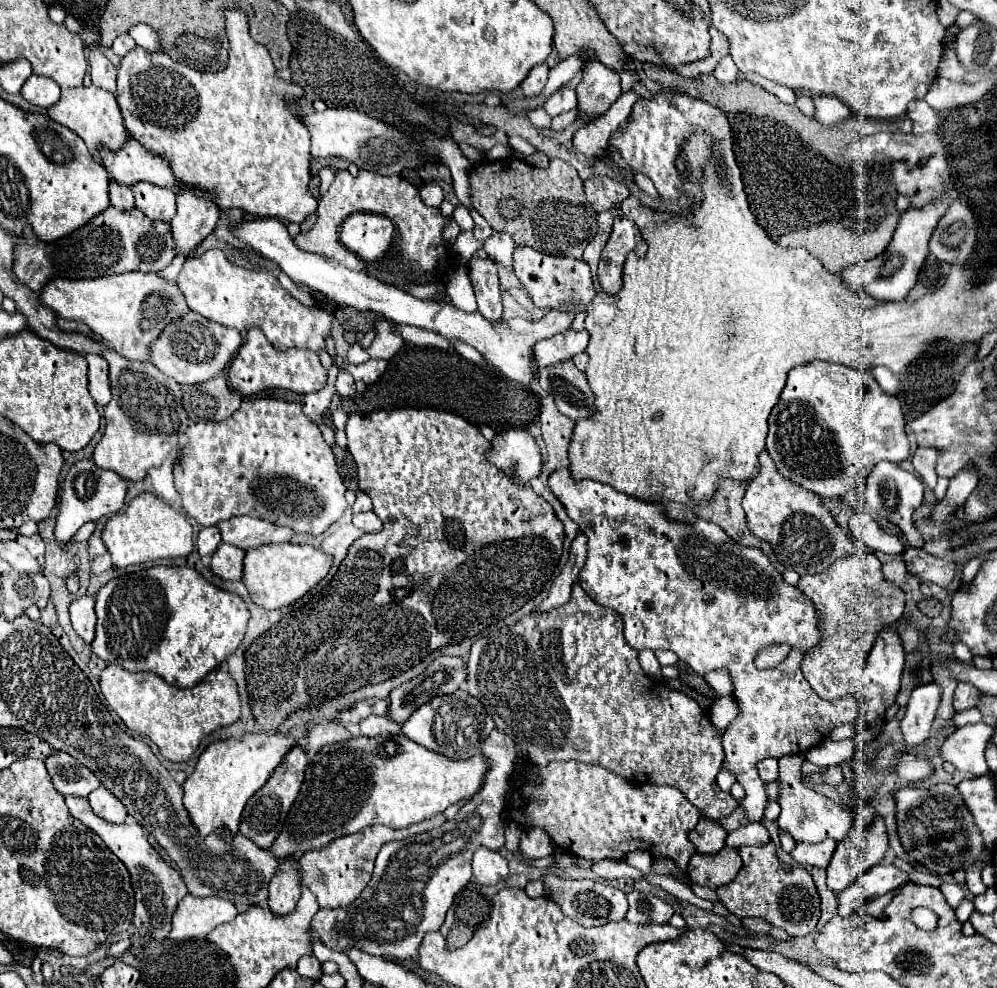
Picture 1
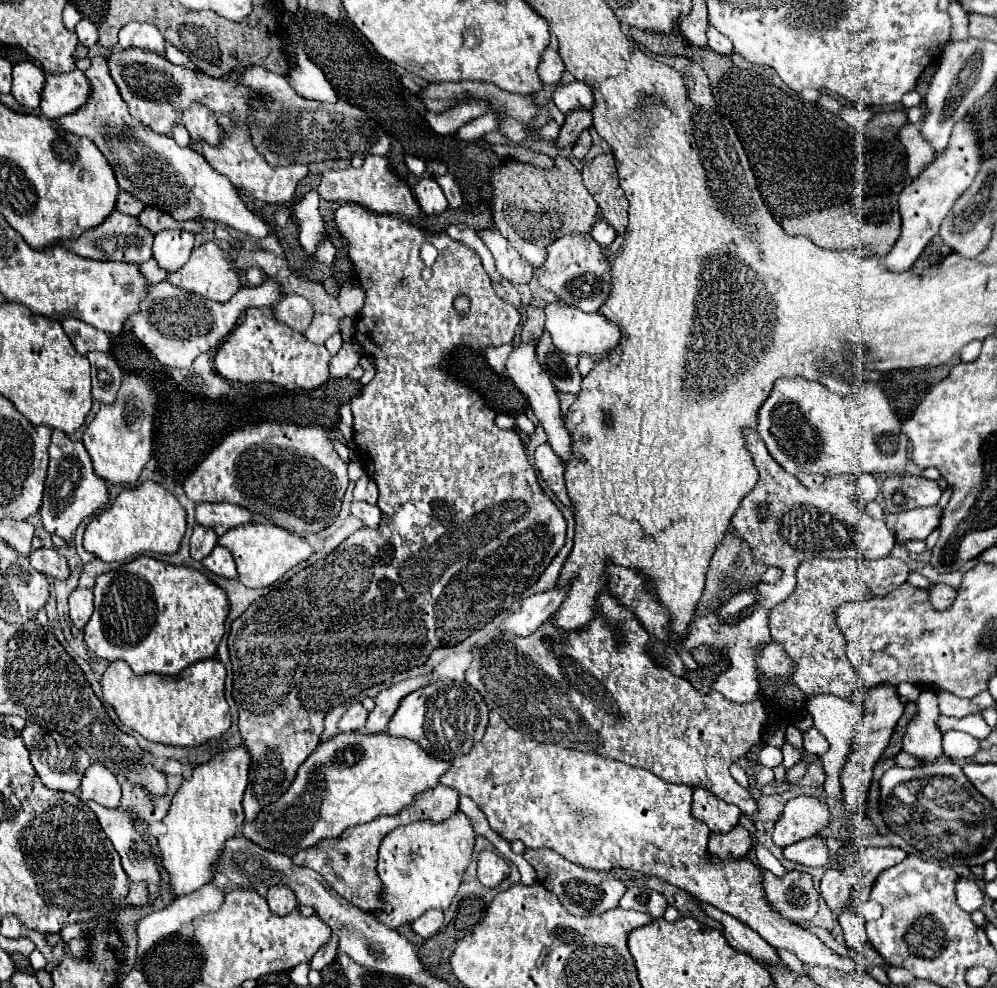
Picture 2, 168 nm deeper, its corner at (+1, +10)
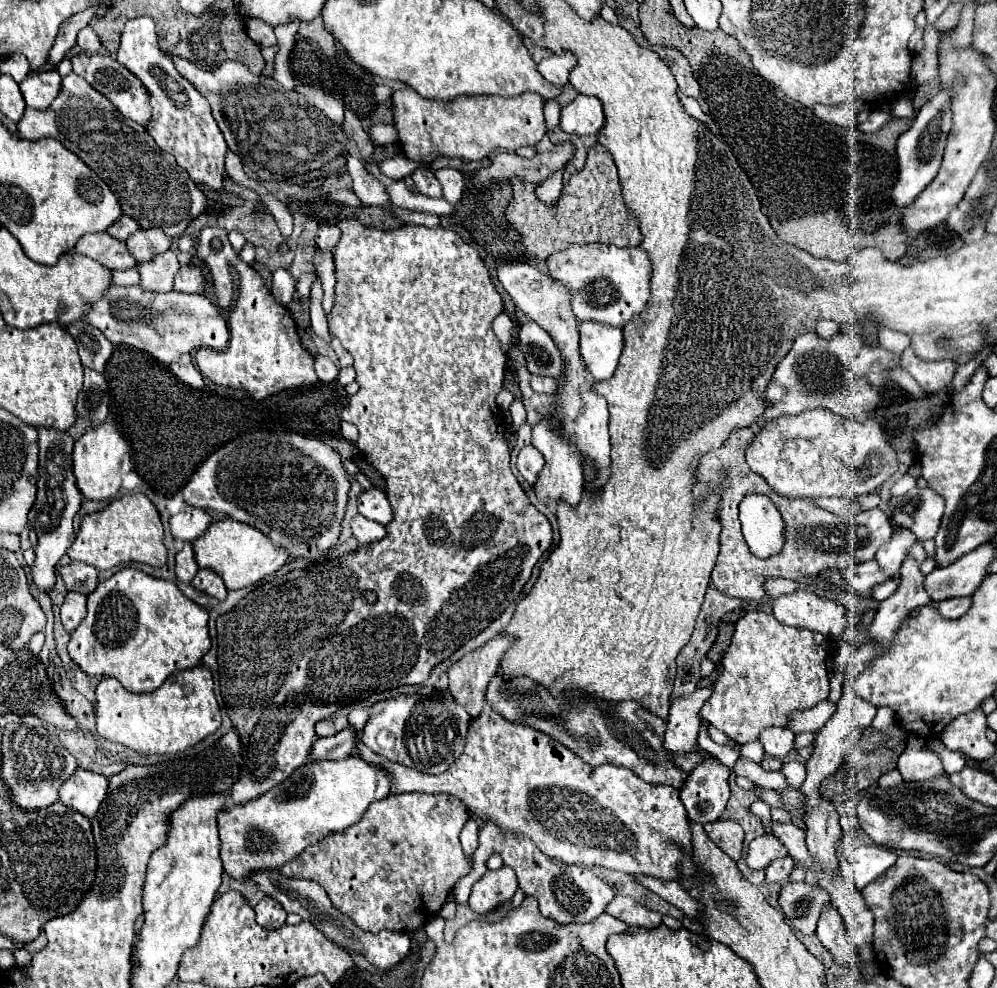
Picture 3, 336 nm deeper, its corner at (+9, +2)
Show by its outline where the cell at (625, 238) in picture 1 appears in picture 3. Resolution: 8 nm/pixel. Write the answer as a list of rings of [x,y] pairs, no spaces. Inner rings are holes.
[[[598,143],[588,151],[584,169],[572,175],[558,201],[552,205],[546,205],[536,197],[538,185],[528,185],[526,181],[510,181],[510,185],[512,201],[508,203],[506,217],[508,223],[520,233],[520,243],[524,249],[532,253],[534,265],[542,263],[550,253],[566,249],[568,245],[597,242],[612,243],[616,247],[636,247],[642,239],[636,223],[628,217],[628,211],[622,203],[616,165],[610,153]]]

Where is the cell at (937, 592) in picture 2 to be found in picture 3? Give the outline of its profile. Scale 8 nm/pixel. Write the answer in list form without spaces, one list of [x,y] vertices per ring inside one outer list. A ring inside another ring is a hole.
[[[952,597],[952,599],[938,601],[936,609],[946,619],[958,619],[958,617],[962,617],[968,611],[970,603],[972,603],[970,597]]]

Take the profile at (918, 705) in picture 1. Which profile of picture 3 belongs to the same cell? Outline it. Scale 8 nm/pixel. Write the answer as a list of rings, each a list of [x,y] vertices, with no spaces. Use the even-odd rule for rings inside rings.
[[[910,735],[906,749],[898,757],[898,771],[904,781],[924,781],[938,775],[944,775],[942,761],[932,753],[924,741],[918,741],[918,735]]]

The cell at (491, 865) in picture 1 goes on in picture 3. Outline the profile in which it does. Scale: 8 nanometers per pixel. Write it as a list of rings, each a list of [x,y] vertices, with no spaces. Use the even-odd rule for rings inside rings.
[[[504,865],[498,871],[486,871],[484,877],[472,885],[468,905],[476,913],[488,913],[504,901],[508,901],[516,889],[516,873],[510,867]]]

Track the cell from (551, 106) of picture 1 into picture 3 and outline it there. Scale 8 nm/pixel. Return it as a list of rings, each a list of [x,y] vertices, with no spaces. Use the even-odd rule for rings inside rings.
[[[578,95],[560,111],[560,127],[564,133],[596,135],[604,125],[602,103],[590,95]]]

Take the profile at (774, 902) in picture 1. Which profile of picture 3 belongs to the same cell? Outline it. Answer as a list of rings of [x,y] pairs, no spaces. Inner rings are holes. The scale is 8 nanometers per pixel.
[[[804,881],[786,883],[778,893],[778,905],[784,917],[796,931],[804,935],[816,931],[820,909],[824,907],[824,903],[828,903],[828,899],[830,897],[824,889]]]

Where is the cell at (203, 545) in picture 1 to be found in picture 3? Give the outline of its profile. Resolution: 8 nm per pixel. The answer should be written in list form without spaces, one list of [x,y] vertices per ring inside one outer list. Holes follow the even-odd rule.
[[[184,543],[184,547],[176,555],[176,575],[180,581],[190,583],[192,577],[196,575],[196,571],[198,571],[198,565],[194,559],[194,549],[190,543]]]

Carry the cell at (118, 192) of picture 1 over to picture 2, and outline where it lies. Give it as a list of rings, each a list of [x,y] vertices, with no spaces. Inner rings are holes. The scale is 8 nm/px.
[[[120,191],[120,193],[118,193],[116,209],[118,209],[120,213],[138,217],[138,215],[144,211],[144,205],[140,205],[140,201],[136,201],[136,197],[128,197],[128,193],[122,193],[122,191]]]

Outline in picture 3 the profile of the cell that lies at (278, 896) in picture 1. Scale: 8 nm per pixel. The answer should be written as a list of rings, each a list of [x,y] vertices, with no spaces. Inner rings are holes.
[[[264,897],[264,899],[254,907],[254,911],[256,911],[256,921],[258,921],[264,929],[278,929],[278,927],[282,927],[284,921],[286,921],[286,911],[284,911],[284,907],[282,907],[278,901],[270,899],[270,897]]]

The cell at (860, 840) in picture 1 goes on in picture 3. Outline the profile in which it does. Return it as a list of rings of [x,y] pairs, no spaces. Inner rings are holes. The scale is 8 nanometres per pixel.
[[[832,903],[824,905],[824,913],[820,913],[816,935],[840,965],[848,965],[848,967],[856,965],[852,941],[848,941],[844,921]]]

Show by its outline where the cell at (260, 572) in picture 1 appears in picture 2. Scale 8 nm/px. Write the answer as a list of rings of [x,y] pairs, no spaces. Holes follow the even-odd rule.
[[[272,523],[236,525],[234,529],[224,533],[222,537],[218,537],[218,545],[226,547],[232,553],[232,557],[236,561],[236,569],[238,569],[238,579],[246,587],[252,587],[252,589],[270,587],[288,569],[292,569],[294,565],[298,565],[300,561],[308,559],[314,553],[306,539],[300,539],[300,537],[296,537],[296,535],[288,533],[286,529],[276,527]]]

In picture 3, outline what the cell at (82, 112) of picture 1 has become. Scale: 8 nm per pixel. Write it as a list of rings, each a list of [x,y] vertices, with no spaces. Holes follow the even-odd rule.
[[[42,71],[28,75],[20,83],[20,89],[28,107],[44,111],[60,95],[60,85],[62,85],[62,77],[58,75],[58,71]]]

